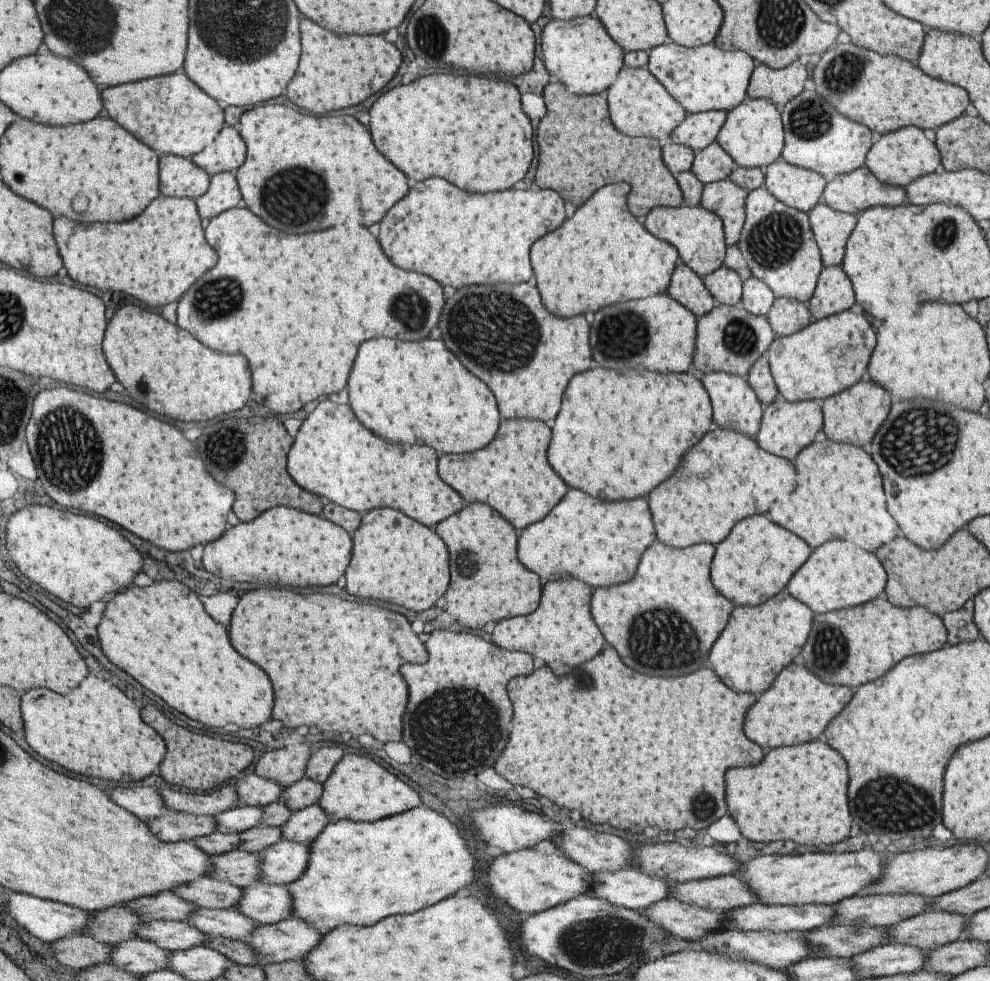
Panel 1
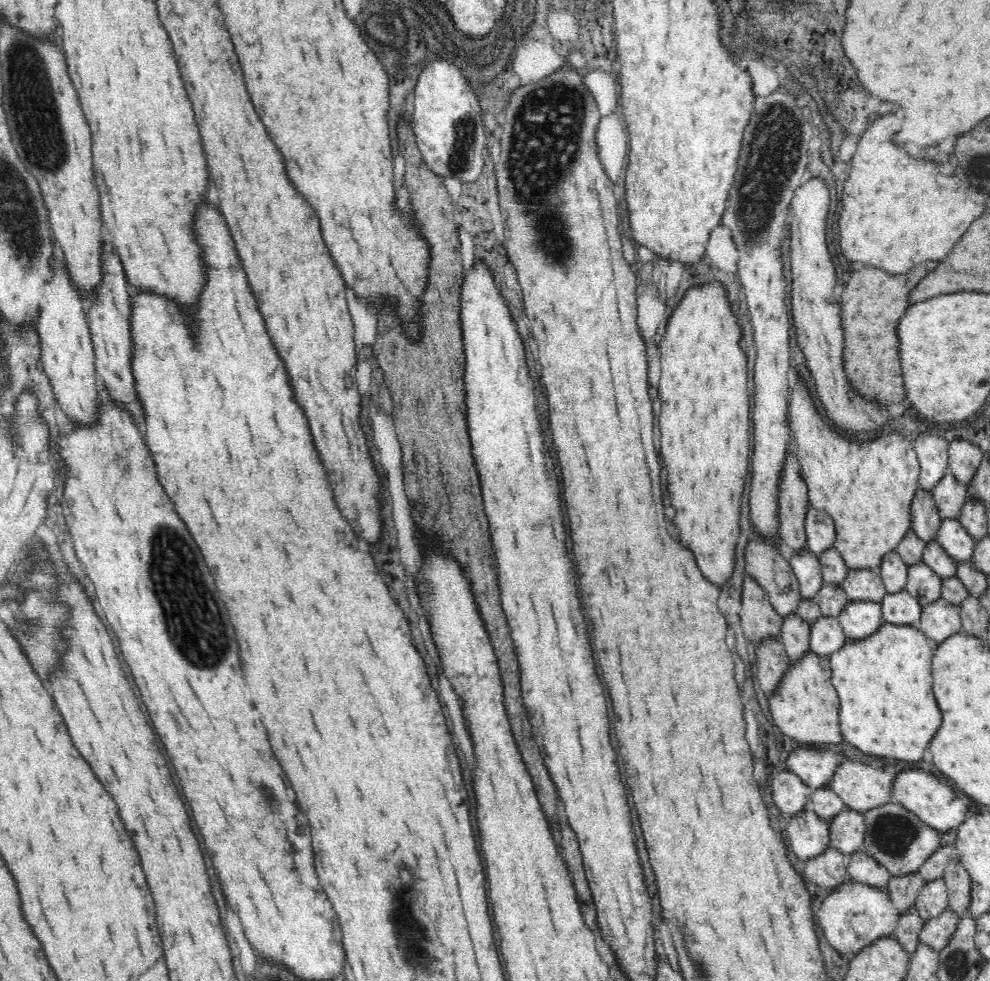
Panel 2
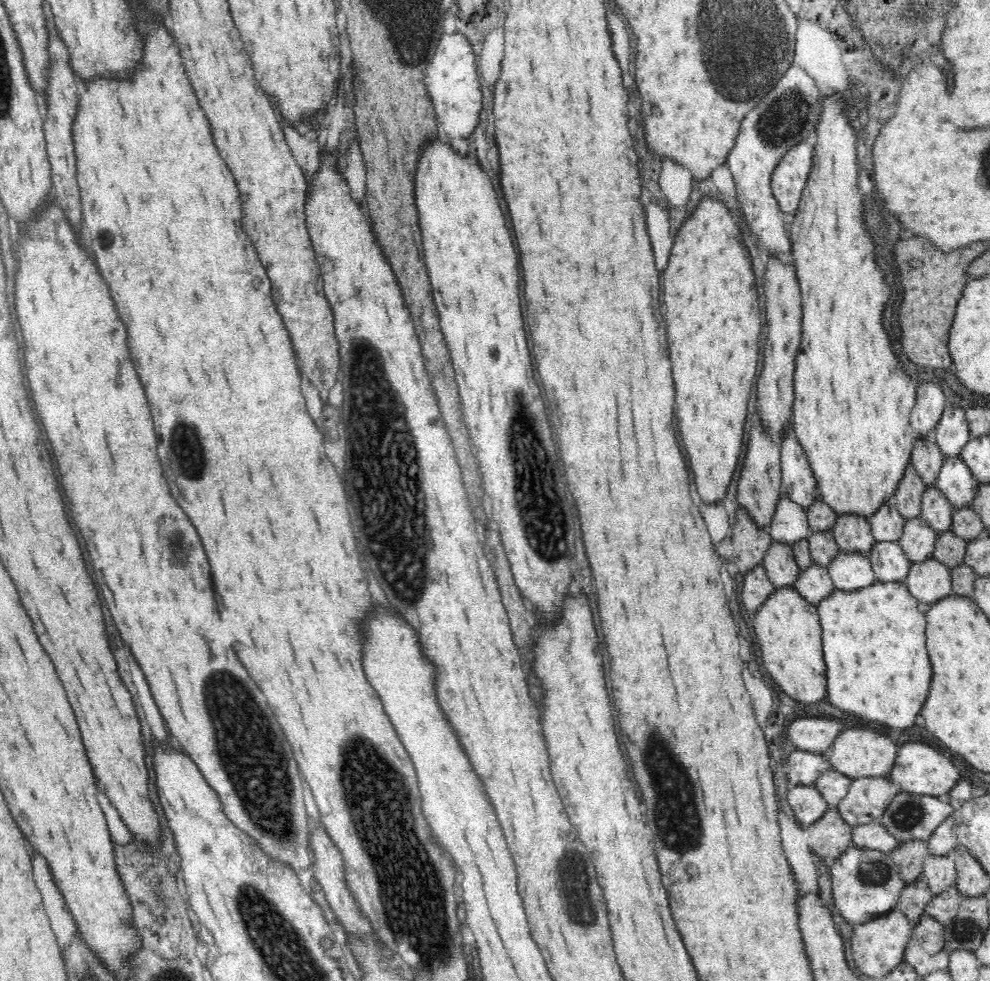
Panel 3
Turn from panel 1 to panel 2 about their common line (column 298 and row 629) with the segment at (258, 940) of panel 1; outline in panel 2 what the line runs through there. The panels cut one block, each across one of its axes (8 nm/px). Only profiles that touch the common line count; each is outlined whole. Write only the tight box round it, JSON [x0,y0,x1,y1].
[917,597,961,645]

